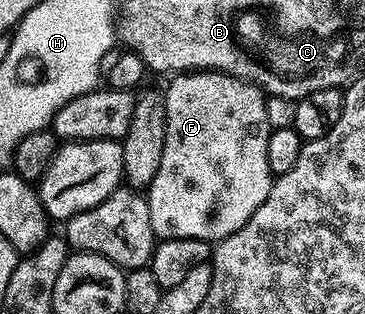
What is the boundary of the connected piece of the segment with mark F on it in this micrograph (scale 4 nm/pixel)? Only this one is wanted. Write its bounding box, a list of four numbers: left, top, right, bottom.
[145,70,273,244]

